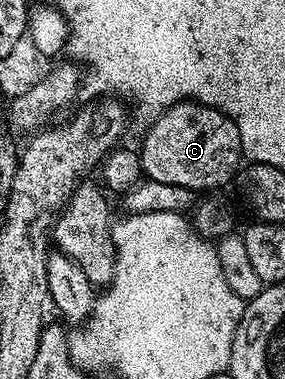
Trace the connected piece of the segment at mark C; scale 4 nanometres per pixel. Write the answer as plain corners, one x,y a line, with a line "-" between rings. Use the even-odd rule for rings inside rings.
188,99
169,107
148,125
151,126
143,137
143,146
137,149
139,167
146,180
192,191
219,191
215,189
236,180
241,169
239,160
245,157
243,144
233,119
221,111

